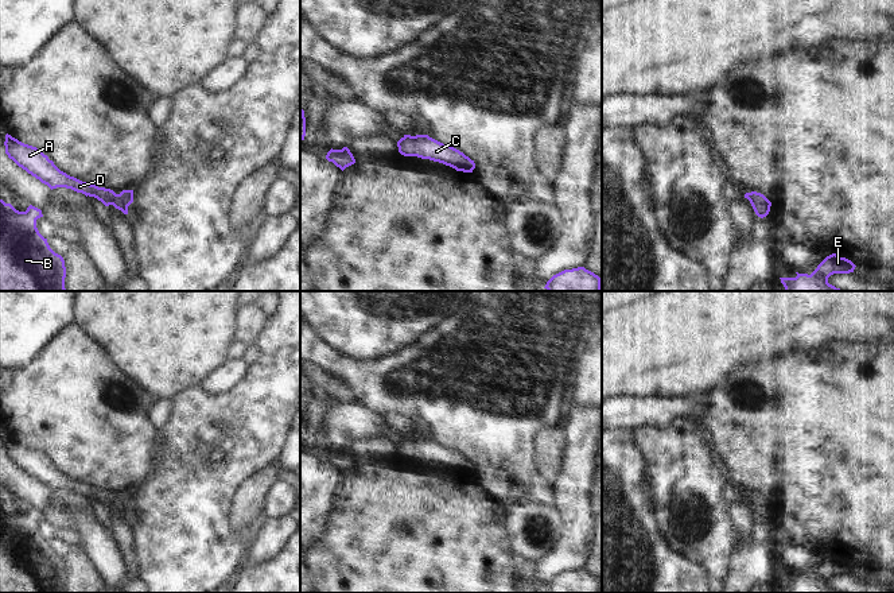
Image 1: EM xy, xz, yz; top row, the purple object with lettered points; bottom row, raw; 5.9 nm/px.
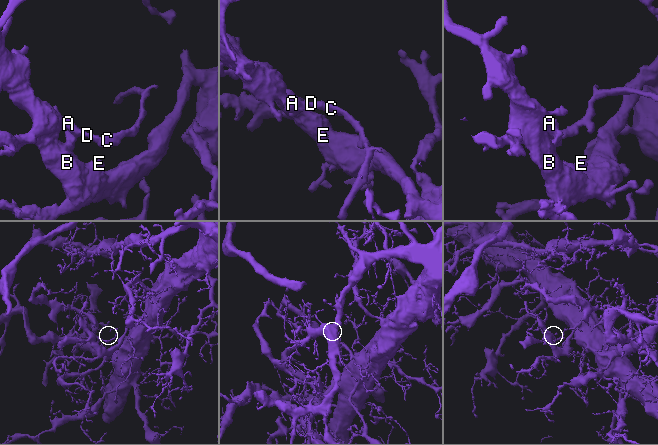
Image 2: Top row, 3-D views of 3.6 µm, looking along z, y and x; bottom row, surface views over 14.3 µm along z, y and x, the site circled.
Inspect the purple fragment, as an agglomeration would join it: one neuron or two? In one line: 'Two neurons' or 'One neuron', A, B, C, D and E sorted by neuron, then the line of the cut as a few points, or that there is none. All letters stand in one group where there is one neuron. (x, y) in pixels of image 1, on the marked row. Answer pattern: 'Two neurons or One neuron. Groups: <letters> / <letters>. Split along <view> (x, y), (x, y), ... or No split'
One neuron. Groups: A B C D E. No split

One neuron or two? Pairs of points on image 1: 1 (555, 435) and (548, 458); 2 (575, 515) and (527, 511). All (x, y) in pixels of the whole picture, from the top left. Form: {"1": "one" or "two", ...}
{"1": "one", "2": "two"}

